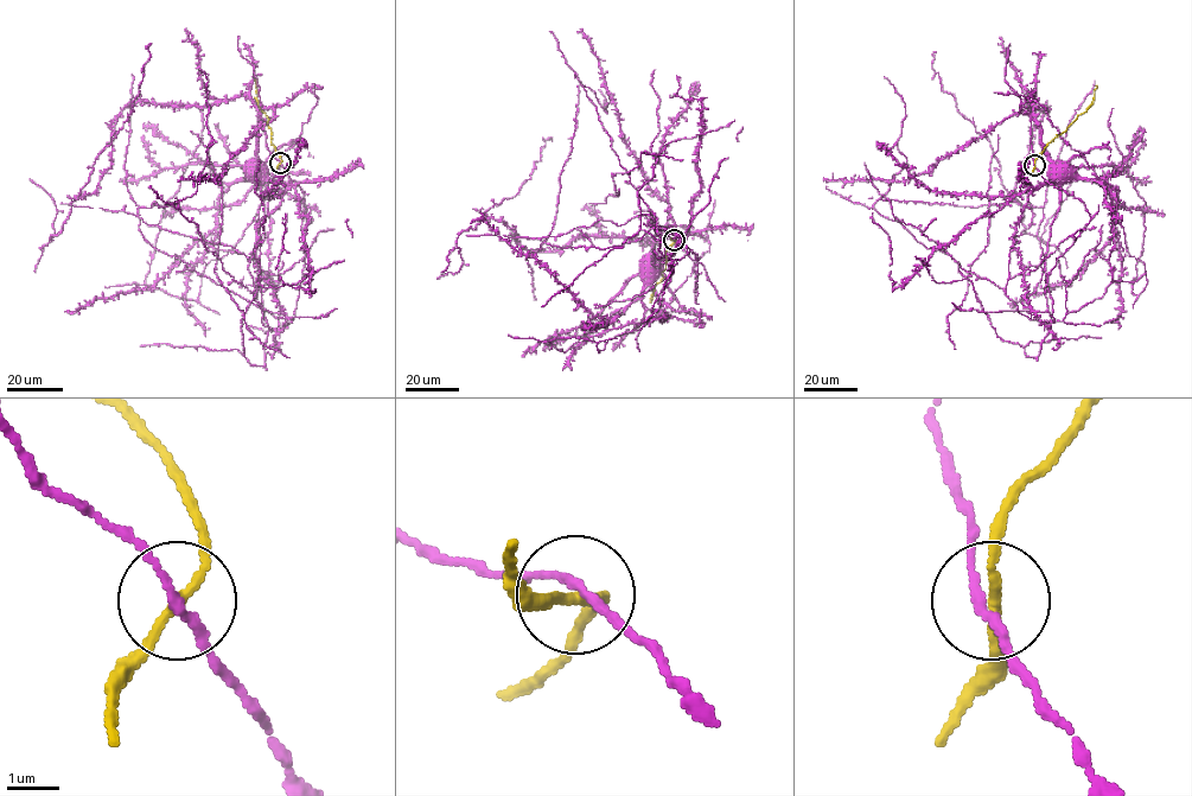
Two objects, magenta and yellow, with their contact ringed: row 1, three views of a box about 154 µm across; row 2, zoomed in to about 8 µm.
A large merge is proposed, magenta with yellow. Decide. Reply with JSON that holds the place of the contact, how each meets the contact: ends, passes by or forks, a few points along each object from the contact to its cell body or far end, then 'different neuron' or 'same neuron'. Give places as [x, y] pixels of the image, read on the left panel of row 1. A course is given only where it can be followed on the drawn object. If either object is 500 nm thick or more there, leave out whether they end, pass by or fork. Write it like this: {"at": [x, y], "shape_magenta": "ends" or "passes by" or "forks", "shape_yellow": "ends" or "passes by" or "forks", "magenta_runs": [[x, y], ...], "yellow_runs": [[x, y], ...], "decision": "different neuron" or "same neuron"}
{"at": [280, 163], "shape_magenta": "passes by", "shape_yellow": "passes by", "magenta_runs": [[280, 163], [266, 145], [260, 113], [255, 170]], "yellow_runs": [[280, 163], [281, 158], [272, 144], [268, 119], [256, 102], [255, 80]], "decision": "same neuron"}

